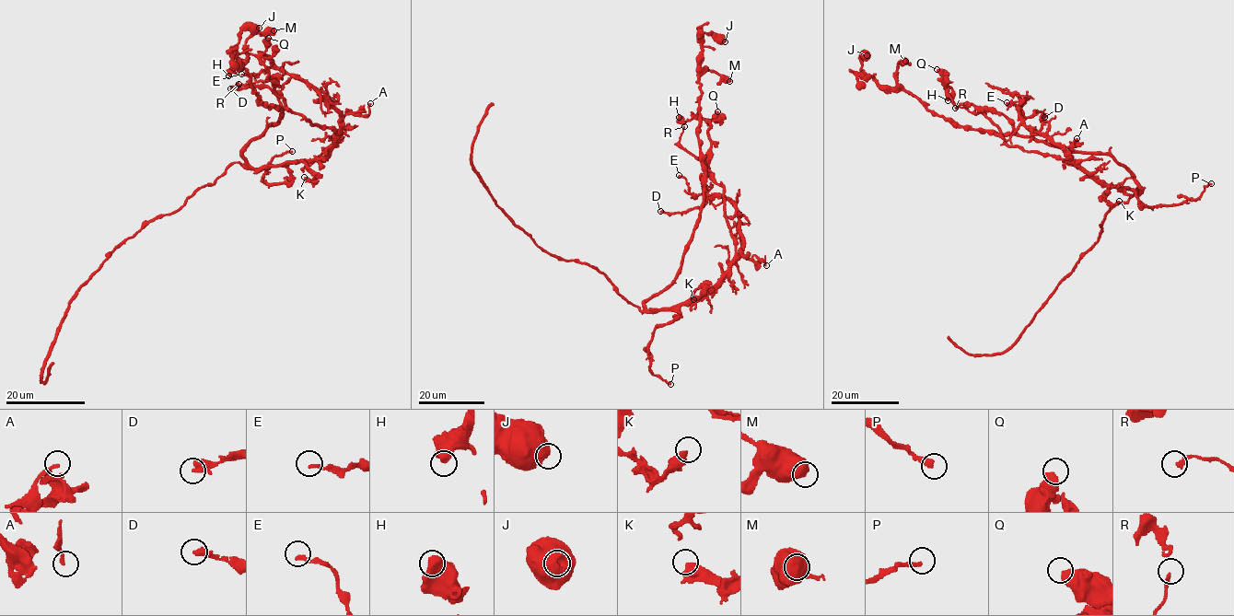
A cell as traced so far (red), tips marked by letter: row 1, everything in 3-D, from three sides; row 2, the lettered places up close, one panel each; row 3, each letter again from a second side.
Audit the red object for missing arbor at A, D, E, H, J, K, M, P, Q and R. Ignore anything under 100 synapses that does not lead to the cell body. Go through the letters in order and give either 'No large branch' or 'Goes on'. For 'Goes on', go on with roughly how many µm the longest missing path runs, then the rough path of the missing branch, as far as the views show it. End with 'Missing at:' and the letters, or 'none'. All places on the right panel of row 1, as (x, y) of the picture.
A: No large branch
D: No large branch
E: No large branch
H: No large branch
J: No large branch
K: No large branch
M: No large branch
P: No large branch
Q: No large branch
R: No large branch
Missing at: none

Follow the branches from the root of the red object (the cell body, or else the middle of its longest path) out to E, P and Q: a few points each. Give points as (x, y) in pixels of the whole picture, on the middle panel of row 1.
E: (644, 310), (697, 301), (738, 259), (742, 246), (733, 203), (692, 194), (679, 175)
P: (644, 310), (676, 310), (679, 314), (674, 320), (659, 324), (655, 330), (648, 346), (650, 371), (670, 384)
Q: (644, 310), (644, 302), (673, 281), (681, 267), (703, 203), (710, 146), (707, 121), (717, 111)

